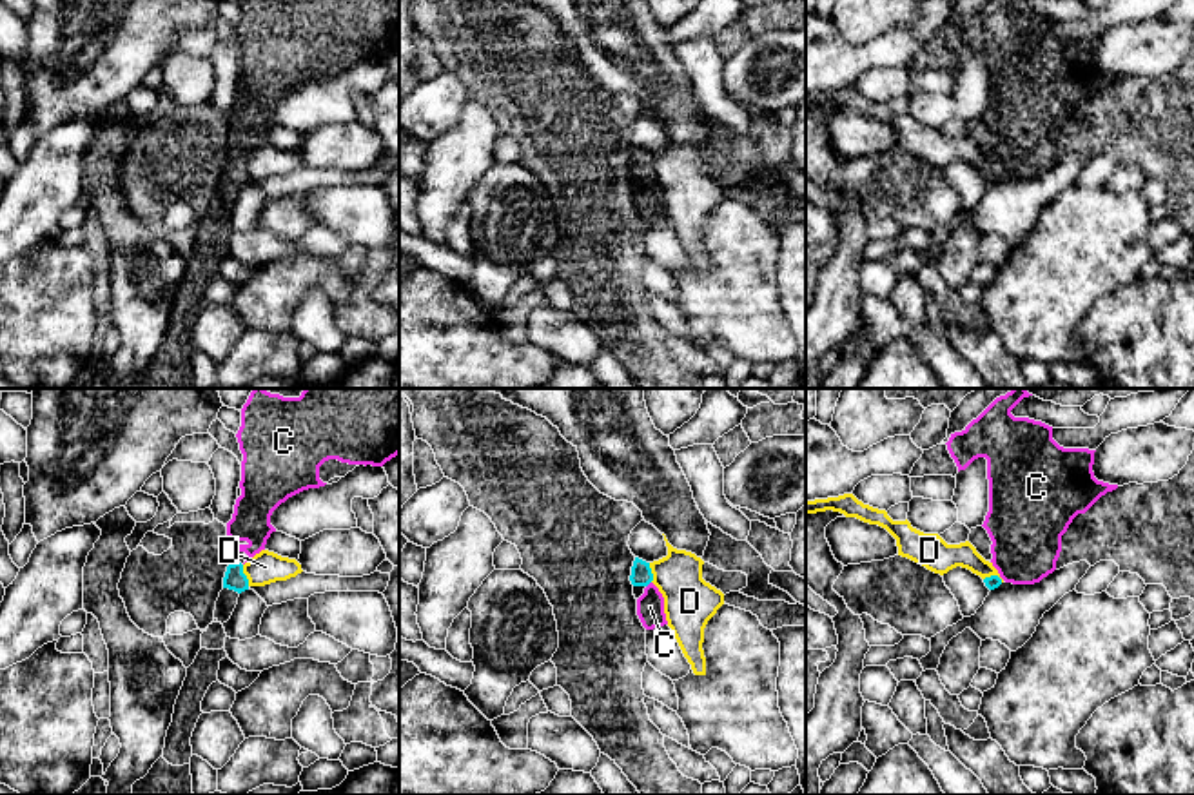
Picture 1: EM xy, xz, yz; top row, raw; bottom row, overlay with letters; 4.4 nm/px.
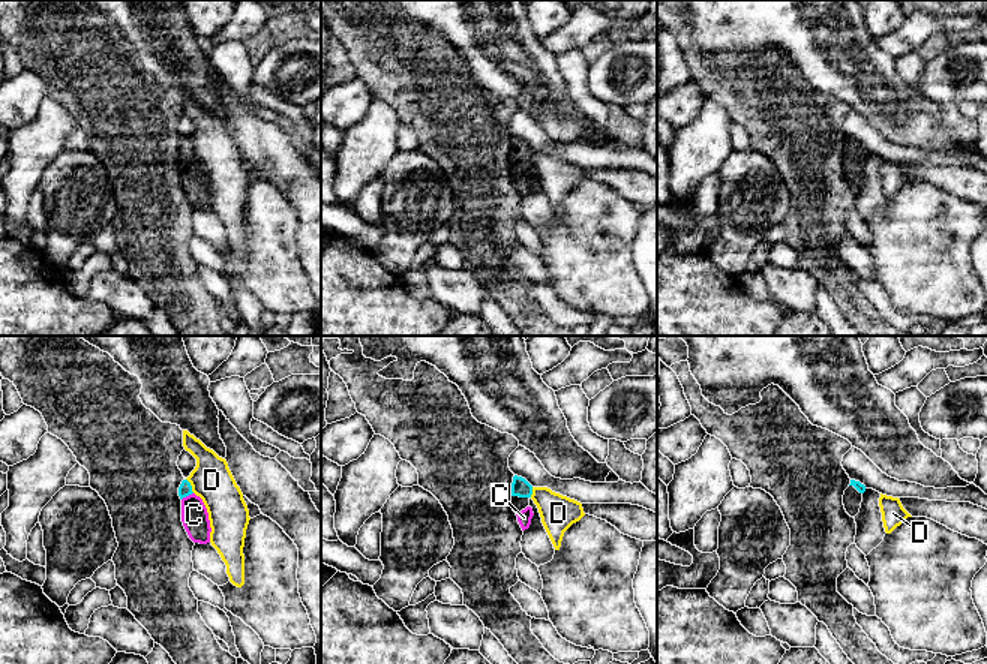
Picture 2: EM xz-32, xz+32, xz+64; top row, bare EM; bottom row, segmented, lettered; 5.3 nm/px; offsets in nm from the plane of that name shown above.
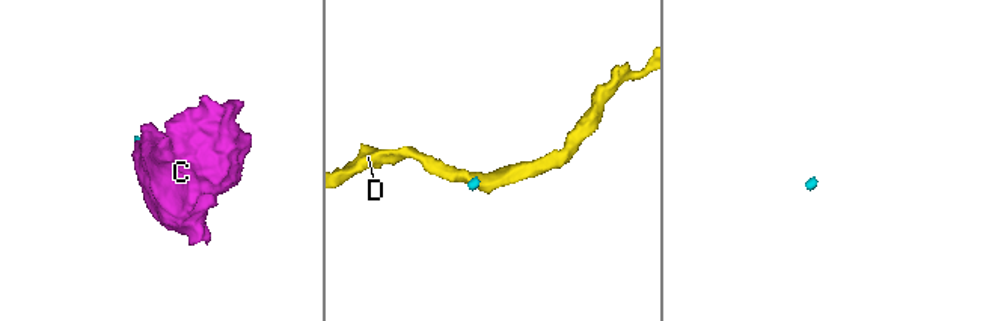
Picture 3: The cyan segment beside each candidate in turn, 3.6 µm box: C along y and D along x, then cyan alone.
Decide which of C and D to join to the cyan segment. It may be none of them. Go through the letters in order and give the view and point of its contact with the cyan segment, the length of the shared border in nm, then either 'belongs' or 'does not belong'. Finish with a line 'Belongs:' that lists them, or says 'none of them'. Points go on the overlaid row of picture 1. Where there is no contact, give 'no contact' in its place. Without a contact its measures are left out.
C: meets cyan in xz at (648, 583); contact 40 nm long; belongs
D: meets cyan in xy at (245, 576); contact 100 nm long; does not belong
Belongs: C

